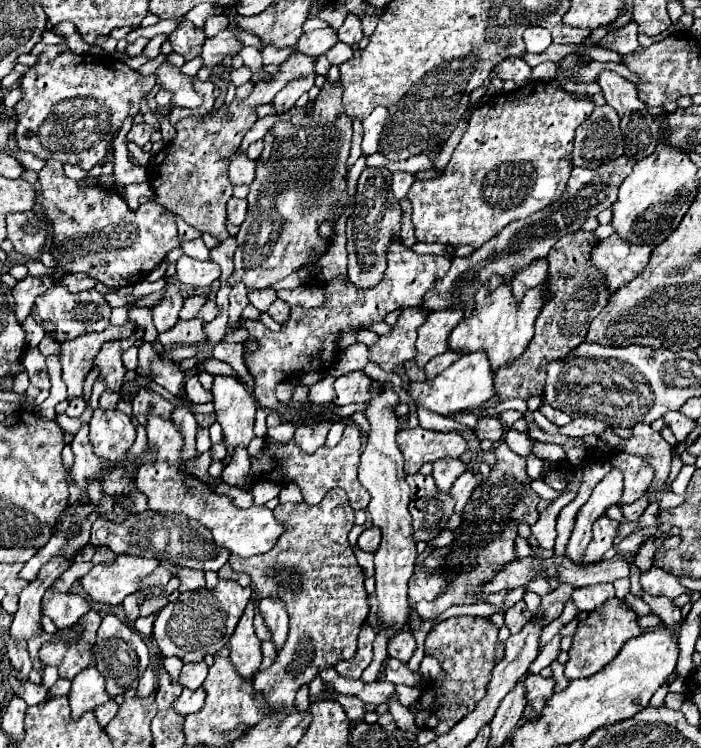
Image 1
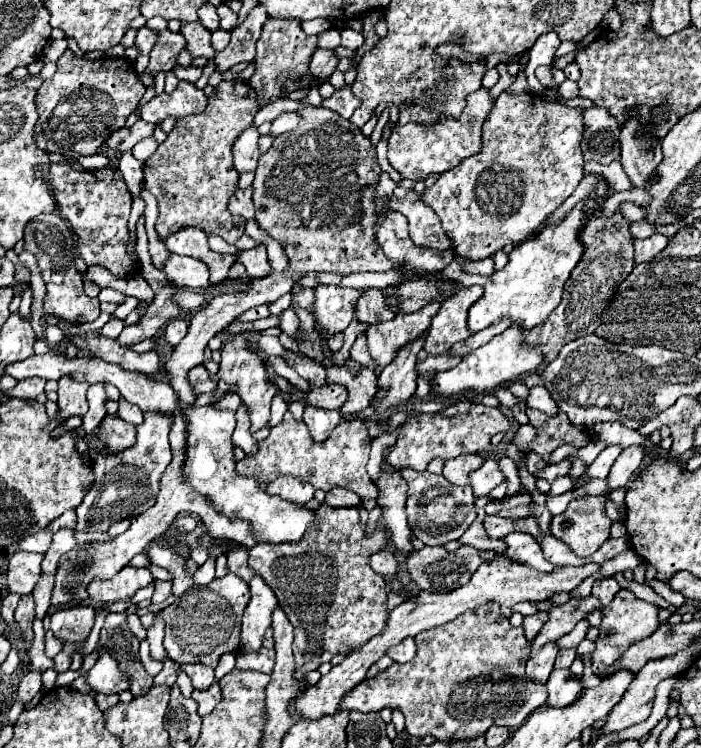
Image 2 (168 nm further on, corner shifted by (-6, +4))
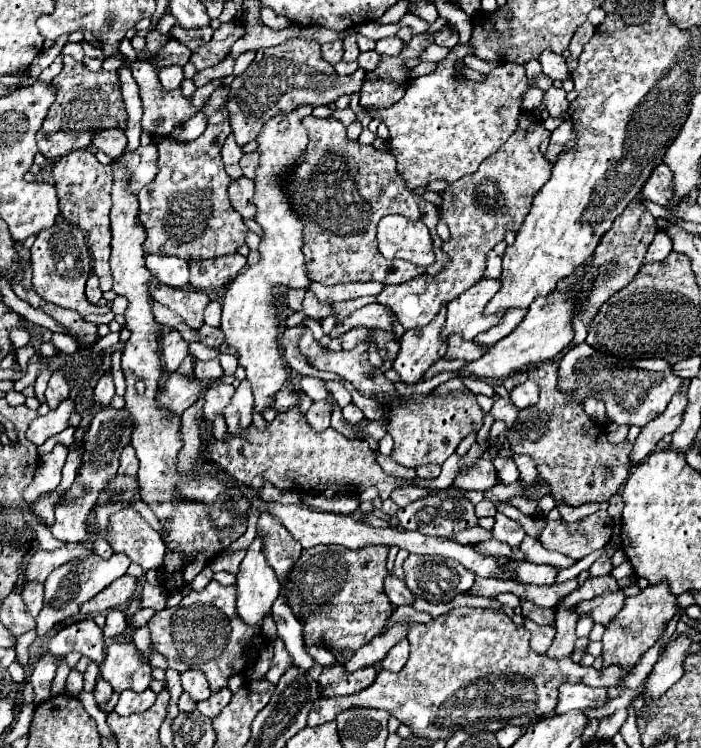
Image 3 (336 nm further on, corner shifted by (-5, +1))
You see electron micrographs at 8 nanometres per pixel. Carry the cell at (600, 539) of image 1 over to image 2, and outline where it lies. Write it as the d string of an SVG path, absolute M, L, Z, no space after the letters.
M603 496L573 500L563 514L553 516L551 534L563 540L577 556L595 554L609 538L611 518L605 514Z

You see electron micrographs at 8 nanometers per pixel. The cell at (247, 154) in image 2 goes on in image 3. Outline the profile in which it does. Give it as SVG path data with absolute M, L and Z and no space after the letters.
M230 135L222 147L222 161L226 165L232 165L232 163L238 163L242 157L242 147L236 143L234 135Z

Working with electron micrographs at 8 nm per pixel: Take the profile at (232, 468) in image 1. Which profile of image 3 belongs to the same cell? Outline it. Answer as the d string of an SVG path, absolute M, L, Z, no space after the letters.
M244 379L240 381L240 387L232 397L230 407L226 407L224 411L224 419L232 435L240 435L240 431L252 423L252 405L254 405L252 389L250 389L250 383L246 383Z

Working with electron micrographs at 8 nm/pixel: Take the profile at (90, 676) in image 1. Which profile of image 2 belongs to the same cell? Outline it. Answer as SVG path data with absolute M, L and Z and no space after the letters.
M101 654L97 664L89 670L87 684L97 694L119 694L129 688L127 676L119 672L115 658L109 654Z

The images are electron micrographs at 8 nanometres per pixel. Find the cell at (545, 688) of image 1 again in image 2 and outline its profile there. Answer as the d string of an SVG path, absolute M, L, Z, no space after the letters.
M555 670L547 680L547 692L547 704L561 708L575 702L575 698L579 698L579 694L583 692L583 686L571 676L569 670Z

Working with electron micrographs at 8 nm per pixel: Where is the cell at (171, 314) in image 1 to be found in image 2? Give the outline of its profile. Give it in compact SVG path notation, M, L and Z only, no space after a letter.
M185 318L171 320L171 322L165 326L165 340L167 340L171 346L179 344L185 334L187 334L187 320L185 320Z

